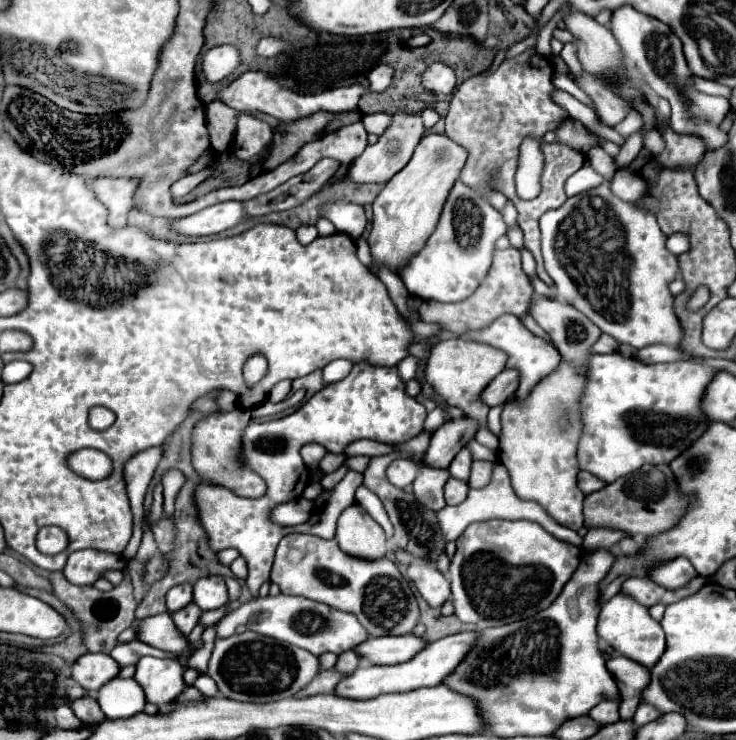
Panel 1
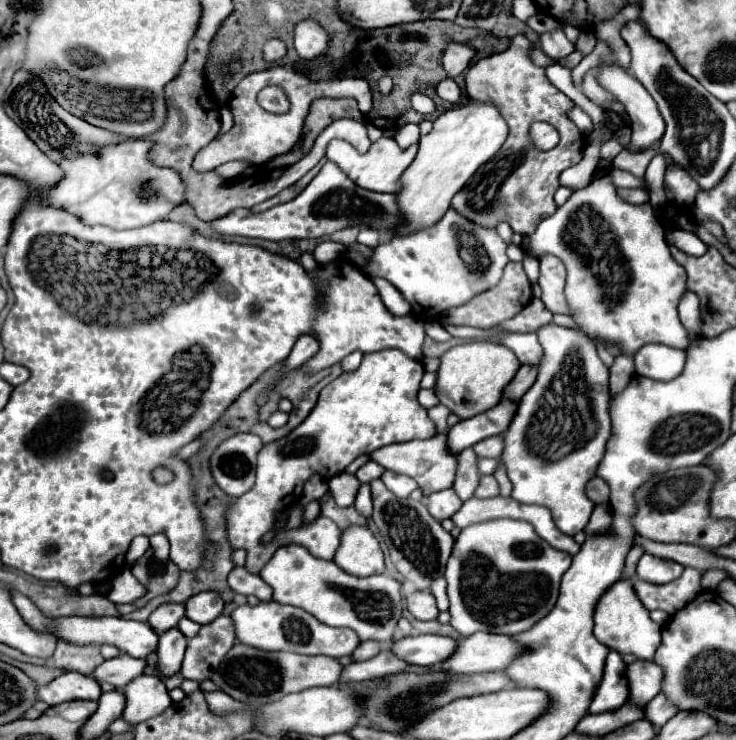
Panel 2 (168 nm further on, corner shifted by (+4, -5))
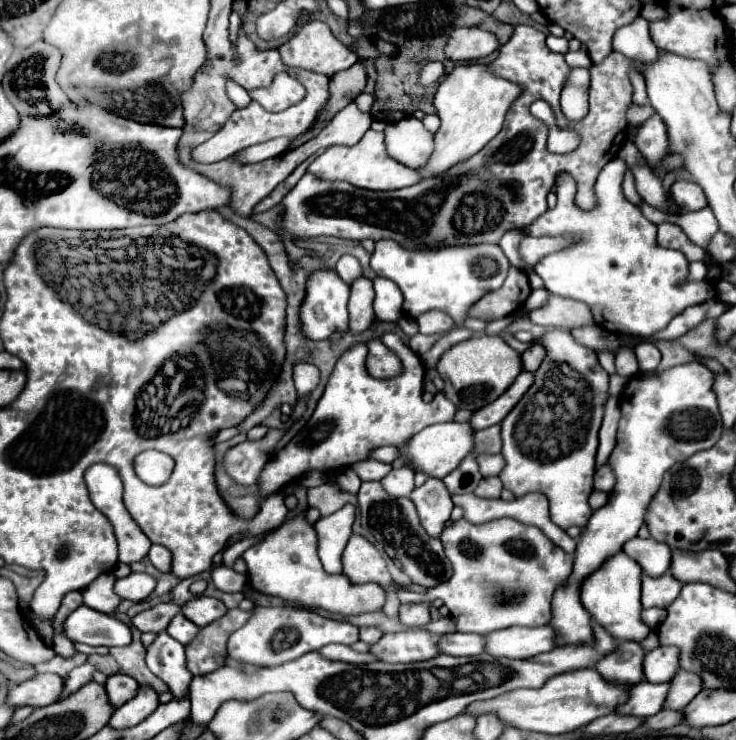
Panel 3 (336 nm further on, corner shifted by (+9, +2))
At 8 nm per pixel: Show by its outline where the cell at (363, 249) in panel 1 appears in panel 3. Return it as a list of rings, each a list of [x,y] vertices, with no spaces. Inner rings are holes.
[[[374,279],[374,313],[378,321],[398,321],[402,315],[402,293],[394,281]]]

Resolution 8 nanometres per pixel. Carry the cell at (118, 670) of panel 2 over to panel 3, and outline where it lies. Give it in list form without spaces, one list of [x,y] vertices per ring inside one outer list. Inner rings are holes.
[[[86,661],[86,663],[82,663],[78,669],[74,669],[74,673],[70,673],[70,677],[66,677],[66,681],[64,681],[64,691],[62,691],[60,699],[68,697],[70,693],[74,693],[74,691],[78,691],[82,685],[86,685],[86,683],[94,677],[96,671],[98,671],[98,667],[92,665],[90,661]]]

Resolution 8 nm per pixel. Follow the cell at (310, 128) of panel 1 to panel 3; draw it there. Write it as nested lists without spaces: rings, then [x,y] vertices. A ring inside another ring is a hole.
[[[354,63],[350,69],[336,73],[330,79],[328,105],[318,113],[318,117],[314,119],[310,129],[290,143],[290,149],[296,149],[296,147],[304,145],[306,141],[314,139],[314,135],[318,135],[340,109],[344,109],[348,103],[352,103],[364,91],[364,85],[366,85],[366,71],[360,63]]]

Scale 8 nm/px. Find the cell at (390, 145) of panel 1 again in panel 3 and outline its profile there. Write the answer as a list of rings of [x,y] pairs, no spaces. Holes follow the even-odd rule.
[[[368,131],[354,147],[344,147],[344,145],[332,145],[328,147],[318,159],[314,159],[308,167],[310,173],[314,173],[320,179],[342,179],[352,183],[354,187],[362,187],[362,189],[372,189],[372,191],[390,191],[390,189],[402,189],[408,185],[414,185],[420,181],[420,175],[394,161],[384,147],[384,133],[378,131]]]

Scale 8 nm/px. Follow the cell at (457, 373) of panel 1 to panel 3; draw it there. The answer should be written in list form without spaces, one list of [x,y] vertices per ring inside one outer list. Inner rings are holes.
[[[480,335],[450,347],[440,357],[436,371],[444,381],[444,395],[456,407],[468,407],[470,411],[476,411],[492,403],[514,383],[514,379],[522,373],[522,363],[520,363],[520,353],[516,353],[502,337]]]

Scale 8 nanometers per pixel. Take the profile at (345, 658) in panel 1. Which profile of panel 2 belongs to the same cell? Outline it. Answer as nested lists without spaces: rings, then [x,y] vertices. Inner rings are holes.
[[[375,640],[361,642],[361,644],[357,646],[357,650],[353,652],[353,658],[355,658],[355,662],[363,662],[363,660],[367,660],[367,658],[379,654],[381,648],[383,648],[383,644],[381,644],[381,642],[375,642]]]

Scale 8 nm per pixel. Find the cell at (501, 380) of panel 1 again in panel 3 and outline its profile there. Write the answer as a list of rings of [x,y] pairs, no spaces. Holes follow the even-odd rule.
[[[534,345],[532,349],[528,349],[528,351],[522,353],[522,369],[534,373],[538,369],[538,365],[542,363],[542,359],[544,359],[544,349],[538,347],[538,345]]]

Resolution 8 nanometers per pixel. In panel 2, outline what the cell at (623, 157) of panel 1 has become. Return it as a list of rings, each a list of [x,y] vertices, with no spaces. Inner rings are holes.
[[[603,62],[601,66],[599,66],[599,82],[609,90],[609,92],[613,92],[615,94],[615,98],[625,106],[625,110],[627,110],[627,114],[629,114],[629,118],[631,118],[631,130],[633,130],[633,134],[631,134],[631,146],[633,148],[637,148],[637,150],[647,150],[647,148],[651,148],[657,140],[661,140],[661,136],[663,136],[663,132],[665,132],[665,122],[663,122],[663,118],[661,118],[661,114],[659,114],[659,108],[657,108],[657,104],[655,104],[655,100],[651,98],[651,94],[643,88],[643,84],[639,84],[639,80],[635,80],[629,72],[623,72],[623,68],[619,68],[617,64],[613,64],[613,62]]]

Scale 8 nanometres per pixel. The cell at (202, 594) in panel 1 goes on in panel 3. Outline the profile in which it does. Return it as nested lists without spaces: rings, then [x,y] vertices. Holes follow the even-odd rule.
[[[198,595],[198,597],[192,597],[190,601],[186,601],[186,605],[182,607],[182,613],[190,621],[194,621],[198,627],[204,627],[204,625],[216,621],[218,617],[222,617],[226,613],[226,607],[222,601],[218,601],[214,597]]]

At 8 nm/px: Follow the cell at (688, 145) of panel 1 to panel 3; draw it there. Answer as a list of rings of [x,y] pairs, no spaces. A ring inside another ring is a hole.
[[[684,179],[674,181],[672,197],[684,211],[696,211],[696,209],[706,207],[706,197],[702,189],[692,181],[684,181]]]

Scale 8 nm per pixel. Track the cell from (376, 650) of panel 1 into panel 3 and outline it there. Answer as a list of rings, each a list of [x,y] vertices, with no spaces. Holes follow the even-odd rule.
[[[446,633],[440,635],[442,641],[442,655],[478,655],[484,651],[484,637],[476,633]]]

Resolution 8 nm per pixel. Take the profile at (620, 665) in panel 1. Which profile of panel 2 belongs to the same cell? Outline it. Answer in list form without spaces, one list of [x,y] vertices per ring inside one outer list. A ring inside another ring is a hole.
[[[637,660],[627,666],[627,680],[631,684],[629,700],[639,700],[639,704],[647,704],[661,692],[663,670],[655,662]]]

